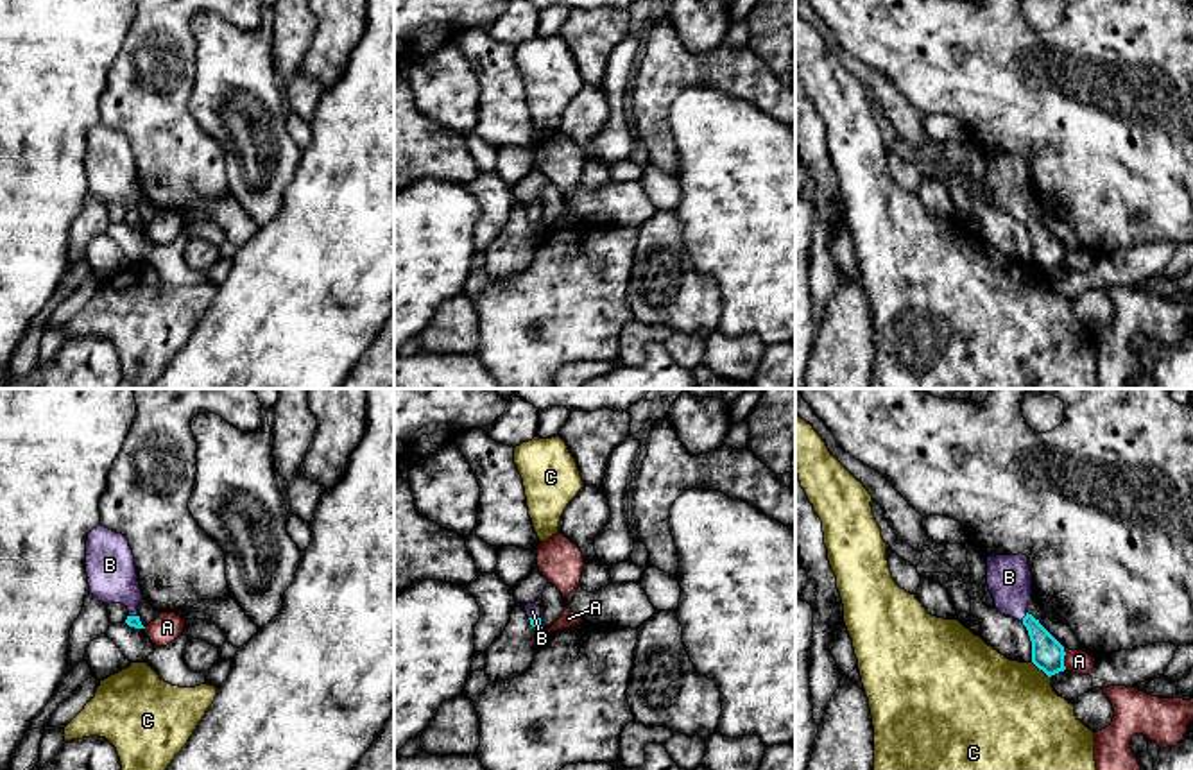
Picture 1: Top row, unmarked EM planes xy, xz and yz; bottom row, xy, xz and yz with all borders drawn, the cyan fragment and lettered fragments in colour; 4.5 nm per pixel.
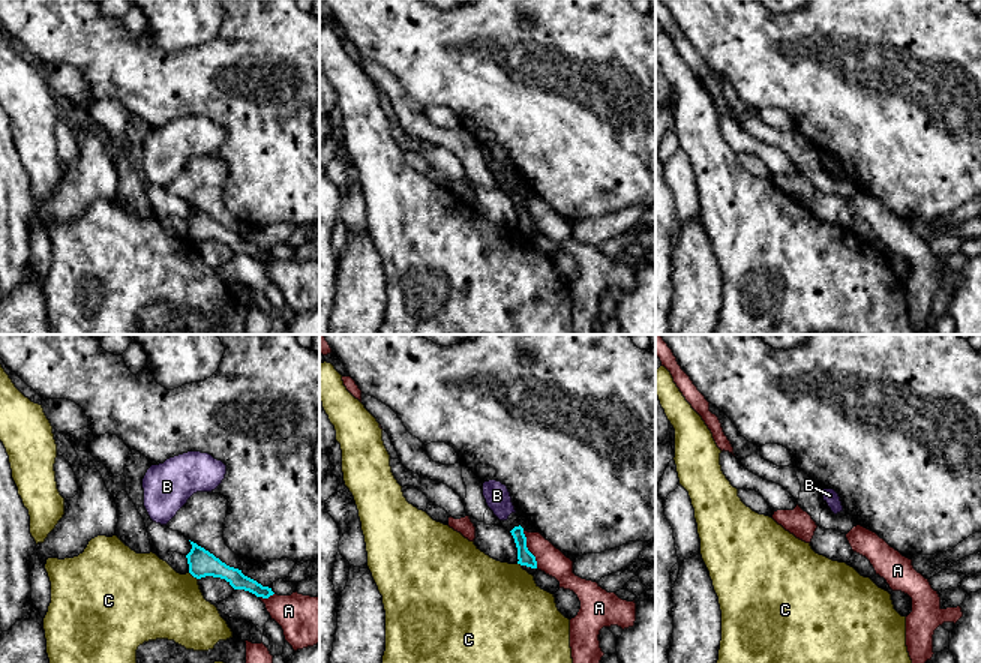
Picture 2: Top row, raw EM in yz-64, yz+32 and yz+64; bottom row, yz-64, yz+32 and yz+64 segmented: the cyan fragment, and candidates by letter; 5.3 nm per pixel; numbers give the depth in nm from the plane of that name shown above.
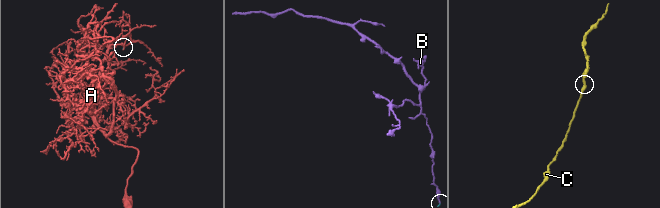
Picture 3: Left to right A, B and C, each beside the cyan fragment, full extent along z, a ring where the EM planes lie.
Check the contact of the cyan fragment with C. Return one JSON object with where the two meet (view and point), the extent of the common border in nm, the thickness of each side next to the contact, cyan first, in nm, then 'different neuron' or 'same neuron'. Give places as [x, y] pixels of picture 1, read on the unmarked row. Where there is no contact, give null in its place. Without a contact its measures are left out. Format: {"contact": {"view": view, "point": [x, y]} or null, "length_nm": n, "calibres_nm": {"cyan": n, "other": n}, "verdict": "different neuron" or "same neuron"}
{"contact": {"view": "yz", "point": [1041, 267]}, "length_nm": 120, "calibres_nm": {"cyan": 140, "other": 460}, "verdict": "different neuron"}

